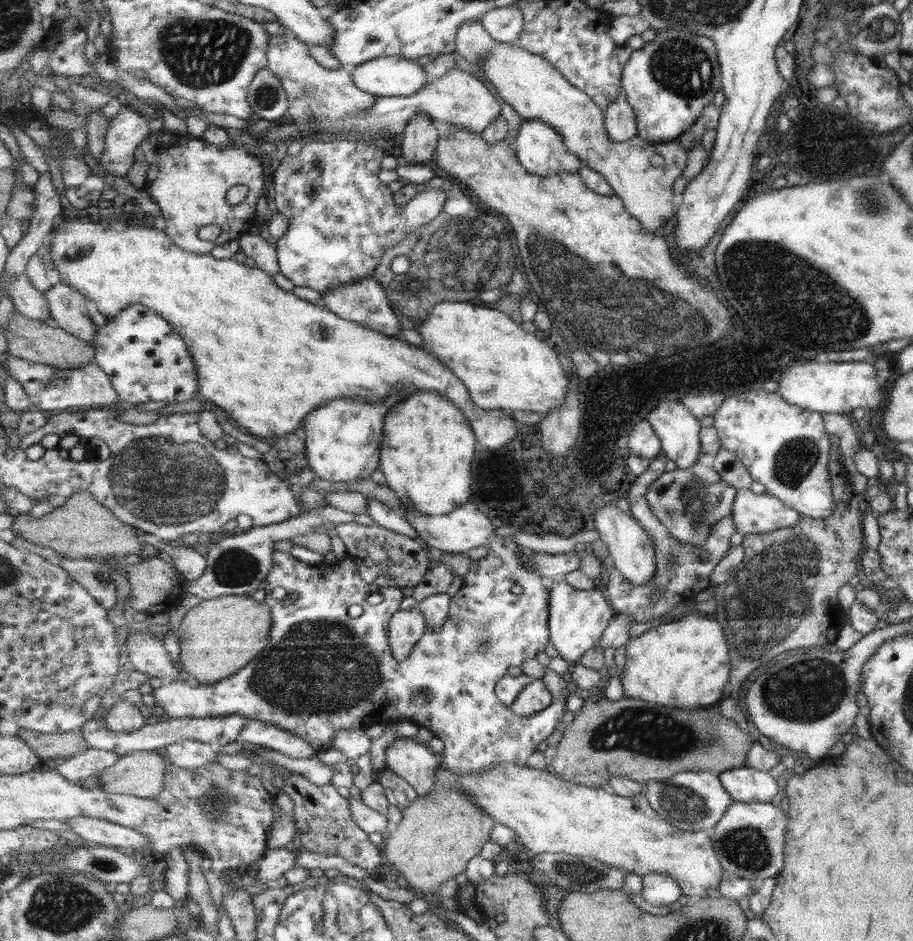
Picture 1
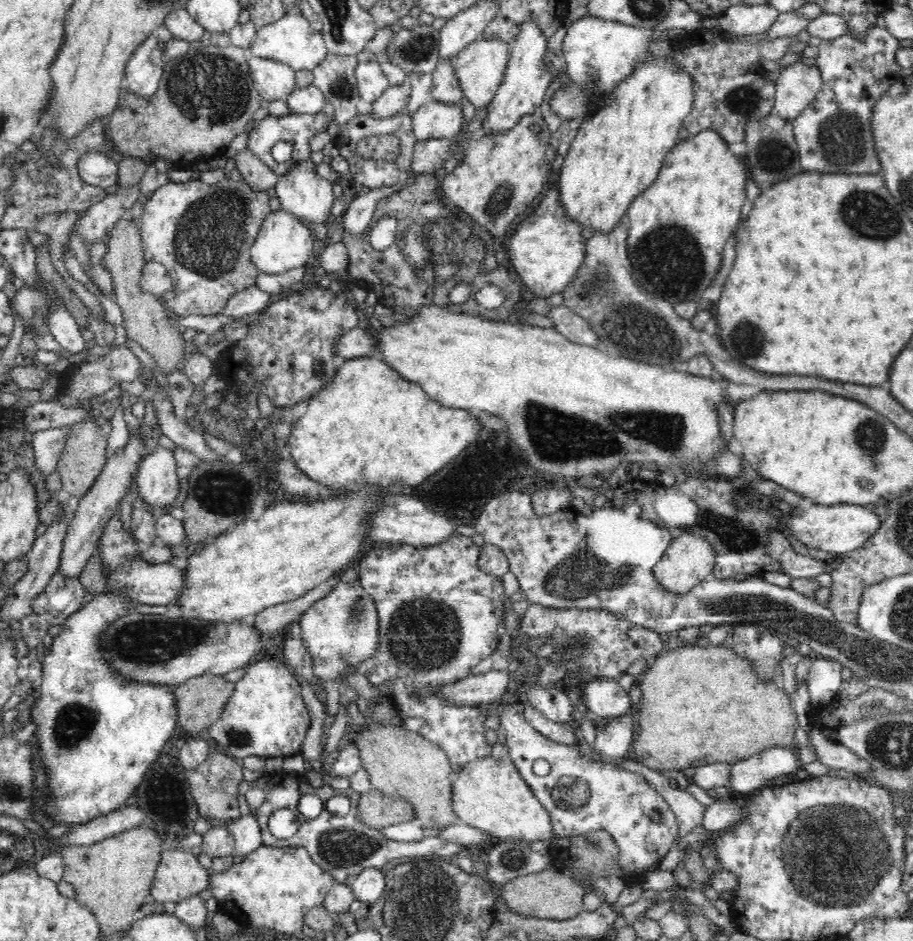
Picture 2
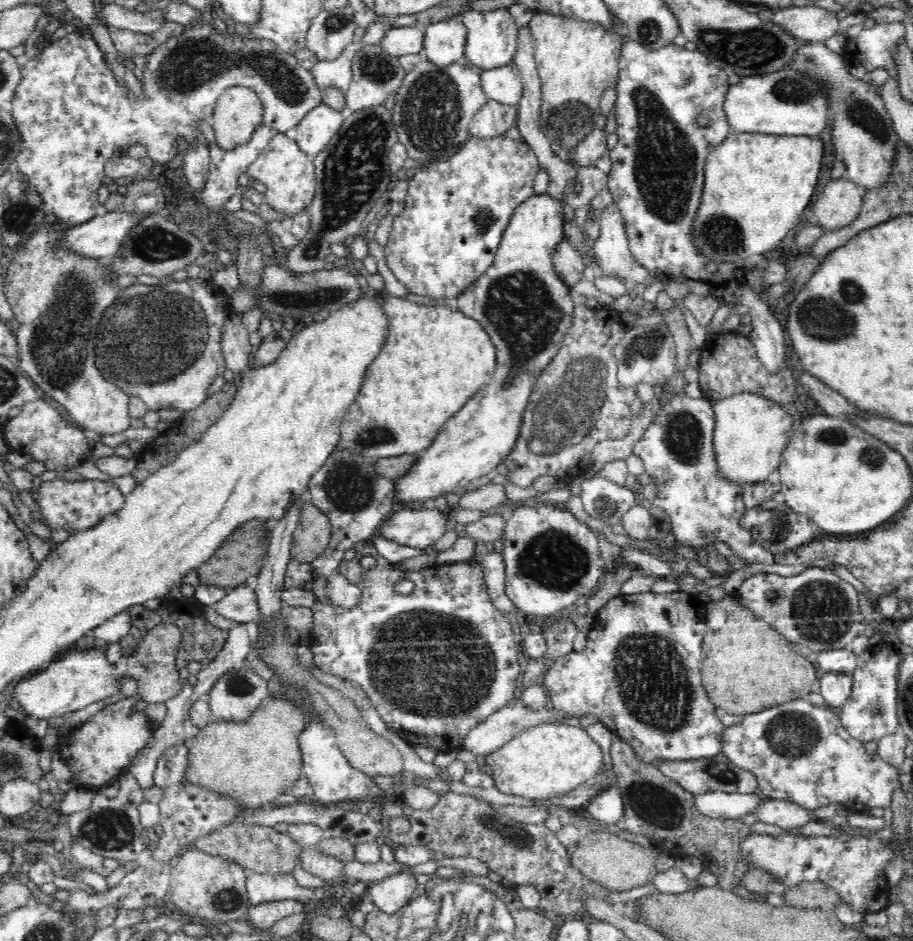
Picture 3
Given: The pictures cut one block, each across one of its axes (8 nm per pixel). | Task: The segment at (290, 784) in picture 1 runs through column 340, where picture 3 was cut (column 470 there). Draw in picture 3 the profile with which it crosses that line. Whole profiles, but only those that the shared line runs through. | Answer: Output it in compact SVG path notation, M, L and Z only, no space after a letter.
M450 790L434 806L412 810L408 819L410 830L406 834L390 831L385 840L393 846L426 845L447 857L478 857L488 863L490 871L506 878L512 885L534 885L541 896L540 910L548 915L596 921L596 917L590 917L586 900L595 898L607 903L614 894L612 889L590 880L574 866L568 847L562 844L556 832L543 824L529 825L512 819L508 813L498 811L488 800L474 794Z

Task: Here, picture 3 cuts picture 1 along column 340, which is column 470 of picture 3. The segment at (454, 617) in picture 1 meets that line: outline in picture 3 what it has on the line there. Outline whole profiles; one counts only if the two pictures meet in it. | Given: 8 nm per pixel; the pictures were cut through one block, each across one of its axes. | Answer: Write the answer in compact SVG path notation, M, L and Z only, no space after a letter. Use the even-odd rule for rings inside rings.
M366 544L362 550L356 551L356 556L352 560L349 562L344 560L340 564L339 574L345 577L351 586L356 585L361 589L361 599L350 610L334 606L325 593L327 579L322 576L314 577L311 591L316 595L316 600L311 608L313 610L313 625L307 641L313 654L314 664L321 671L338 676L338 678L344 678L346 682L360 684L378 711L380 718L386 722L387 727L392 732L396 732L400 738L404 738L413 748L416 748L416 746L417 748L431 748L431 750L435 750L438 753L446 752L446 754L452 752L452 750L459 752L460 748L462 748L461 741L465 740L474 727L478 726L490 715L493 715L494 712L498 712L505 704L508 704L510 700L515 698L514 692L518 688L516 684L518 684L520 674L523 674L524 667L523 657L520 653L520 644L518 644L518 639L514 636L514 630L512 630L510 621L494 605L494 601L490 600L486 580L484 579L484 571L474 560L454 562L444 567L433 565L429 568L422 568L418 572L412 572L412 570L396 568L393 562L384 559L384 556L377 552L374 544ZM363 557L373 557L376 559L377 565L372 570L364 570L360 564L360 560ZM403 579L410 580L415 584L411 594L402 595L394 589L394 584Z

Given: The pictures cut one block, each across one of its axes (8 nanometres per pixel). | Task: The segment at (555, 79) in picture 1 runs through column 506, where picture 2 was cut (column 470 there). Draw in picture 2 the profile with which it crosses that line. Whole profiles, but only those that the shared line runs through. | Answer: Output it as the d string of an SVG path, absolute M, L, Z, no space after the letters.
M497 37L481 38L468 44L456 61L456 75L461 83L463 94L476 109L489 106L502 85L511 58L511 45Z

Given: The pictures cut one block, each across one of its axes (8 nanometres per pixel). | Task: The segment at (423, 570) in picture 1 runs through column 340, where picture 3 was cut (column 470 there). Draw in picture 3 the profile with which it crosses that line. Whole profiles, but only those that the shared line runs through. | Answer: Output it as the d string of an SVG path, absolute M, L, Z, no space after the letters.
M488 512L480 520L466 525L467 537L475 541L478 549L492 547L494 541L501 539L505 534L505 525L501 514L498 512Z

